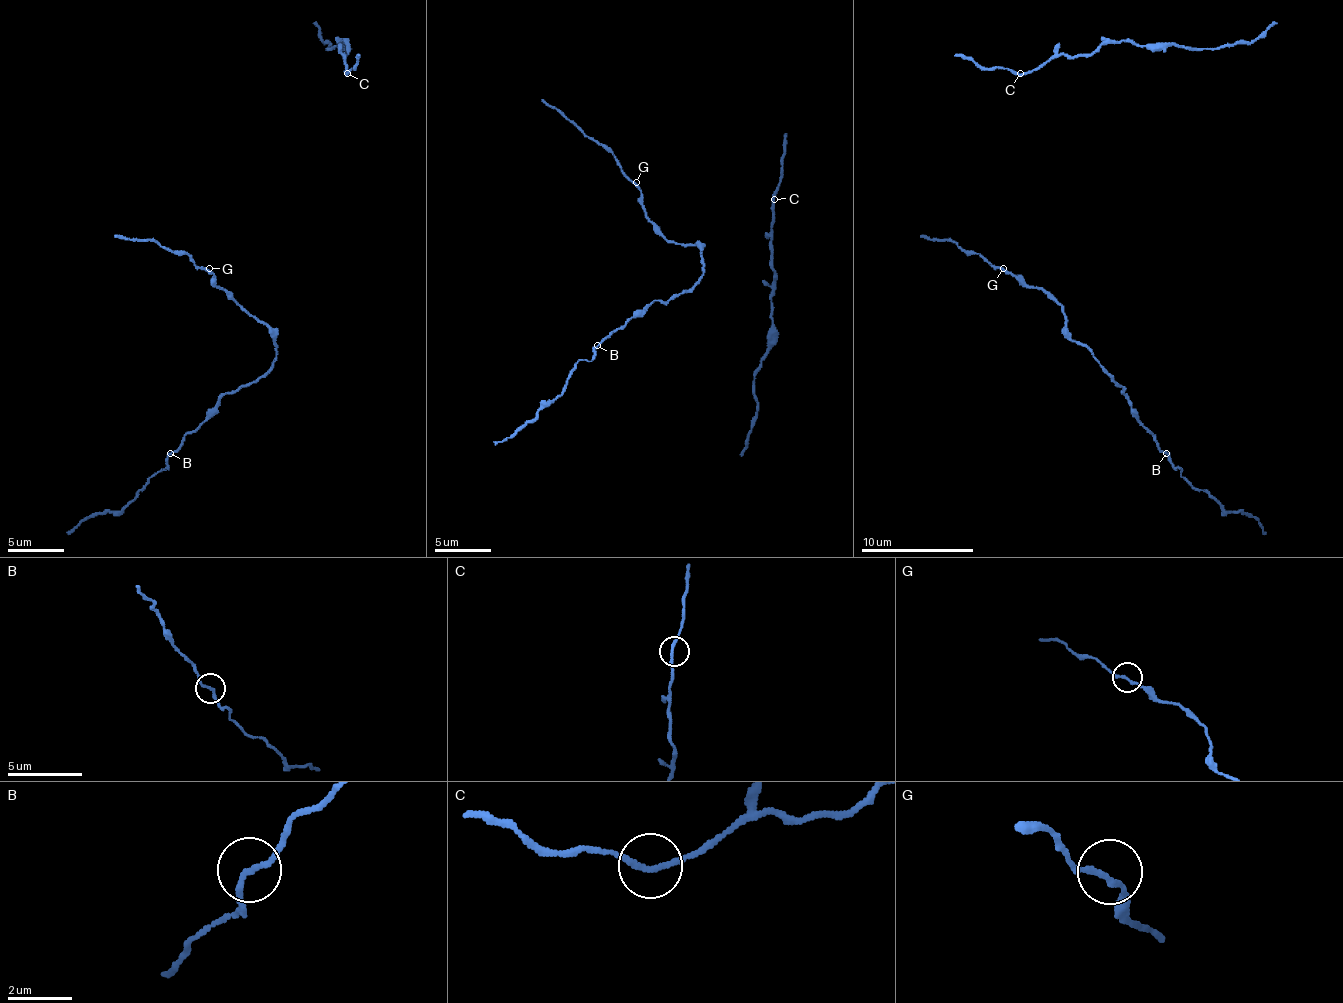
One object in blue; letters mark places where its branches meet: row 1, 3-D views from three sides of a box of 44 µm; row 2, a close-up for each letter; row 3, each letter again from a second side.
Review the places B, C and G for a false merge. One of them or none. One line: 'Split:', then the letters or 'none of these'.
Split: none of these

